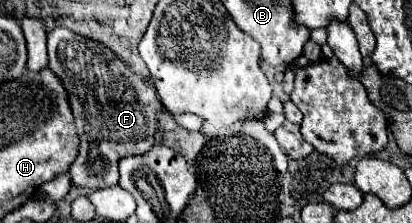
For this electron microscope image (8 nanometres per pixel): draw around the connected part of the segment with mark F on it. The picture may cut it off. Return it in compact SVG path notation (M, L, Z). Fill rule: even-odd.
M58 27L48 33L48 59L48 67L64 81L80 137L80 153L70 165L70 187L96 191L114 185L118 181L118 161L128 155L142 155L154 145L156 111L160 109L160 101L154 97L154 89L138 75L134 75L130 67L126 67L110 49L88 37L76 35L66 27Z

